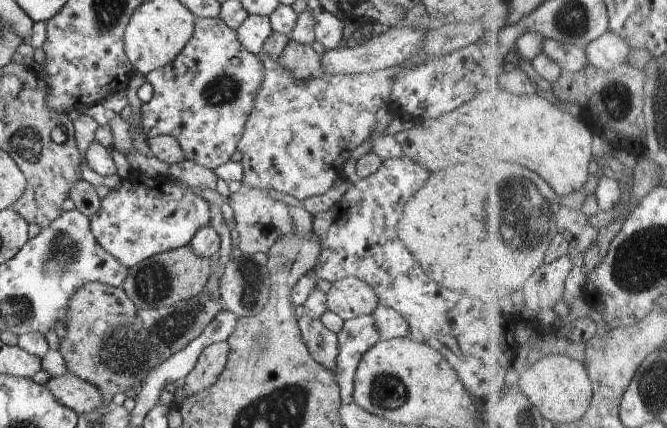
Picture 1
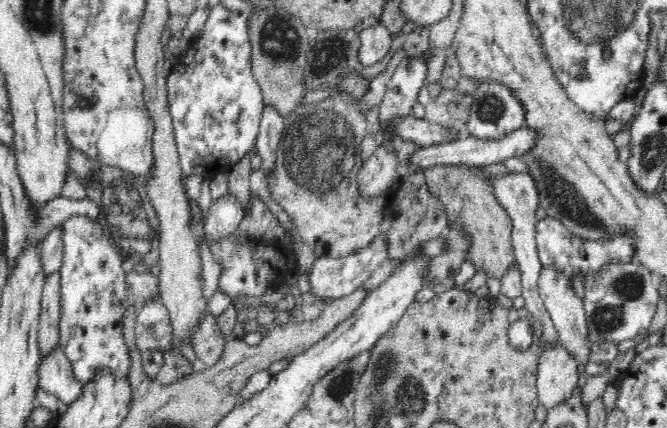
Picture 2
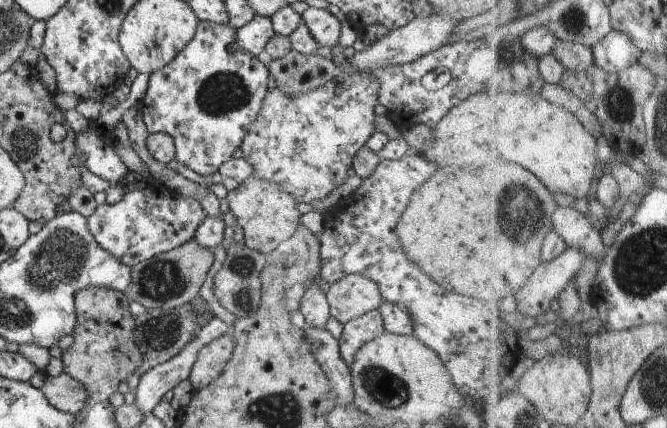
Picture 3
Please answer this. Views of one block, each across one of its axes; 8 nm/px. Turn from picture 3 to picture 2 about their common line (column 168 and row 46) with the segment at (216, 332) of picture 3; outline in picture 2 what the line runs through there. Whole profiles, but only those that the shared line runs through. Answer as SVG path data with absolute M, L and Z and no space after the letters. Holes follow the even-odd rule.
M380 20L375 26L361 30L359 37L361 43L357 57L361 66L380 62L388 54L393 41L389 30Z

